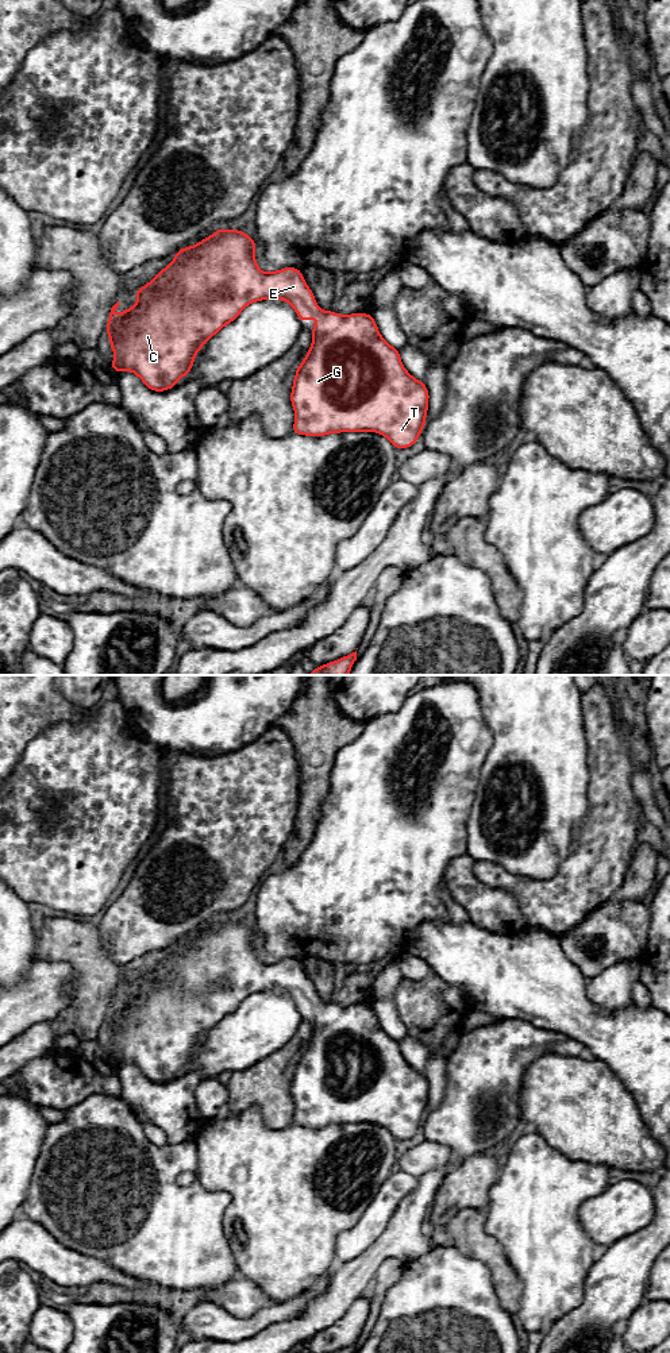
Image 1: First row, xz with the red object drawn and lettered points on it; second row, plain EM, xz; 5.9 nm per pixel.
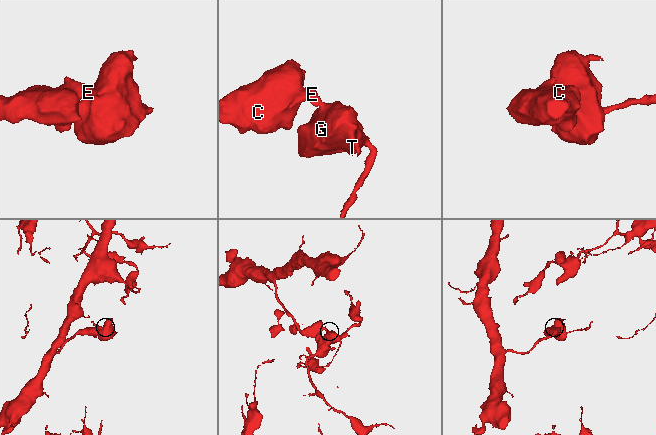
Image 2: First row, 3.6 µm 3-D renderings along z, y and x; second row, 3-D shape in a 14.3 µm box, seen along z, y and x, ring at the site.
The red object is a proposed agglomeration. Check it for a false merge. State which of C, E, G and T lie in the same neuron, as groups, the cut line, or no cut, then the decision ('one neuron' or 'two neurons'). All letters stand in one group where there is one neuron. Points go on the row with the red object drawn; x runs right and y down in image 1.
C E G T | no cut | one neuron

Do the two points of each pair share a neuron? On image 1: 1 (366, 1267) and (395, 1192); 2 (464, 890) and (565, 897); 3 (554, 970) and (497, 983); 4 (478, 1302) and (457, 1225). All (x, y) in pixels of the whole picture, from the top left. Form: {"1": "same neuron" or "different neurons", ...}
{"1": "different neurons", "2": "different neurons", "3": "same neuron", "4": "different neurons"}

